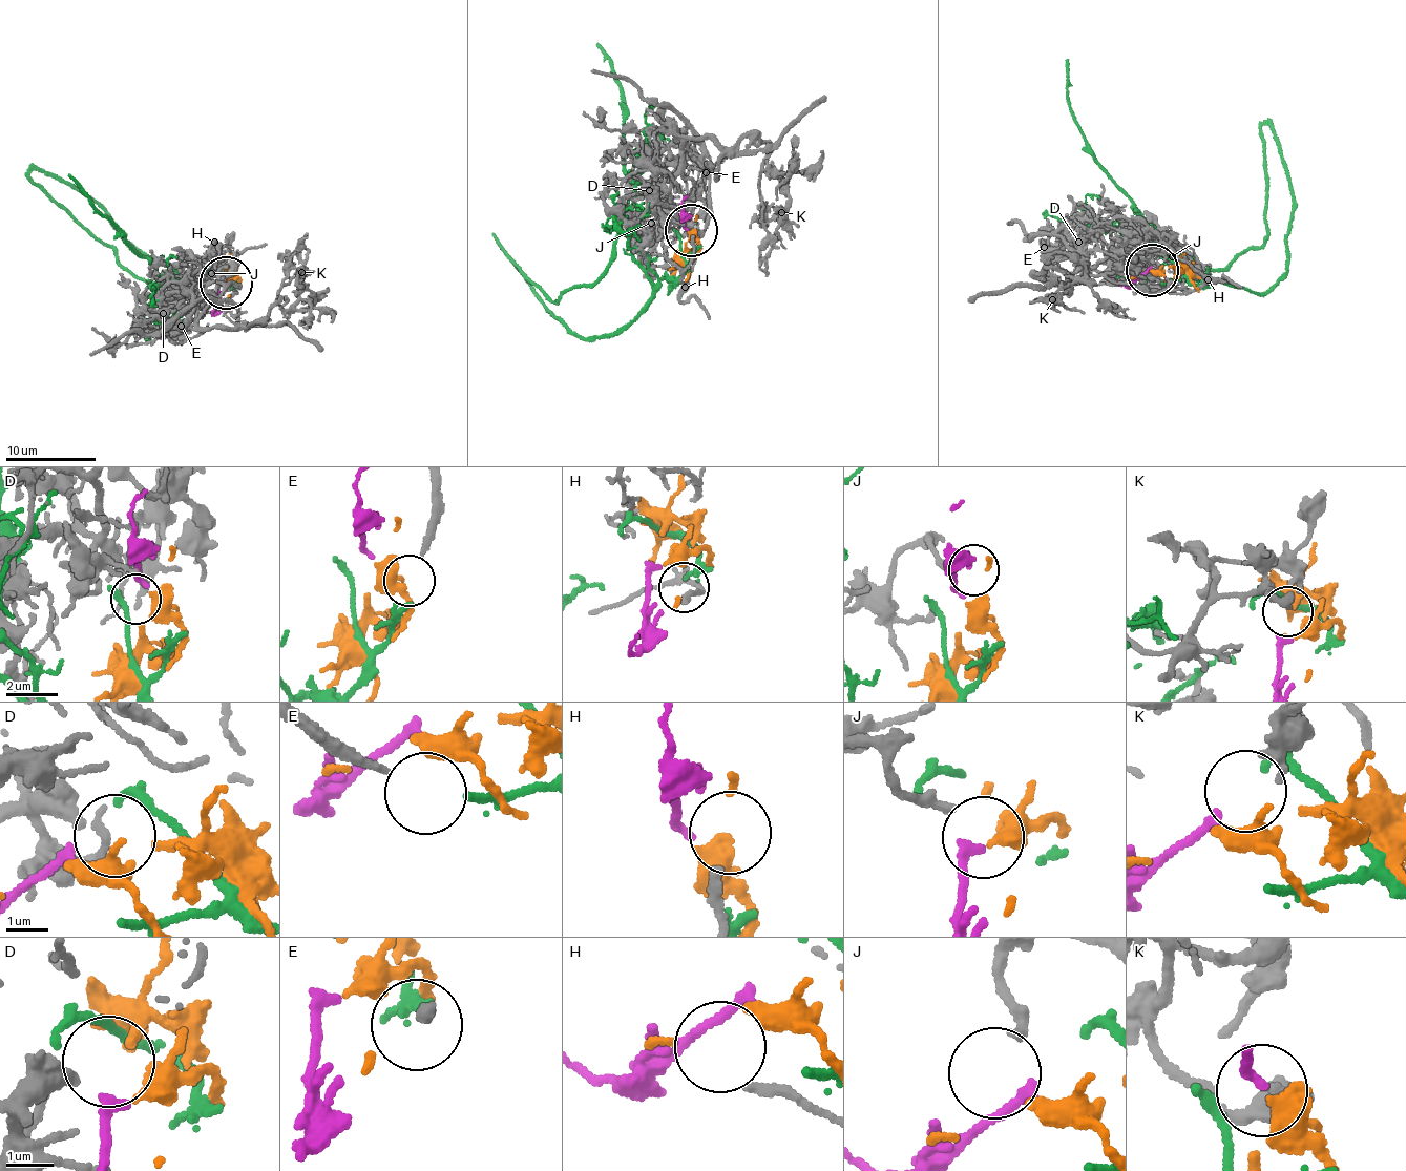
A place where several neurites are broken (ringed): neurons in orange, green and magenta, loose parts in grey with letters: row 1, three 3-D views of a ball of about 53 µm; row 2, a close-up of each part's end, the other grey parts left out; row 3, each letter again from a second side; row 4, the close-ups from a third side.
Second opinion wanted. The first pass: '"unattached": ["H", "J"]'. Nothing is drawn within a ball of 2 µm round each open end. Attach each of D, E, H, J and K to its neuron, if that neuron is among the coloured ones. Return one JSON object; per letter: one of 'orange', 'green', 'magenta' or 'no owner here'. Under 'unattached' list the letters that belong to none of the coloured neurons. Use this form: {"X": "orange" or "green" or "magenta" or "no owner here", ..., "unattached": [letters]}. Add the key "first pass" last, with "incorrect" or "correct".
{"D": "orange", "E": "green", "H": "no owner here", "J": "no owner here", "K": "magenta", "unattached": ["H", "J"], "first pass": "correct"}

